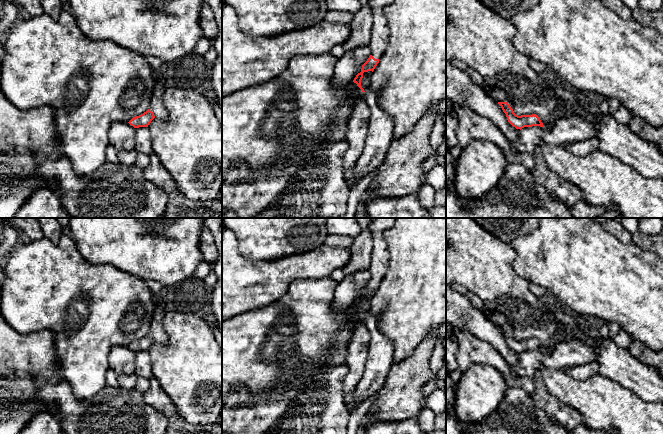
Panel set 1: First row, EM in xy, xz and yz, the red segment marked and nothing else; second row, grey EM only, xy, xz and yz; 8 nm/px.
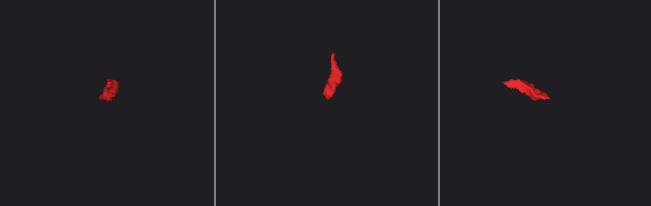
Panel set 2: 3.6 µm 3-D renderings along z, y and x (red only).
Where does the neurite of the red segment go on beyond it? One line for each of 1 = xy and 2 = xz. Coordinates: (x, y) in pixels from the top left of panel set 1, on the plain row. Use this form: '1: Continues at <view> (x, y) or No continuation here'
1: No continuation here
2: Continues at xz (380, 255)

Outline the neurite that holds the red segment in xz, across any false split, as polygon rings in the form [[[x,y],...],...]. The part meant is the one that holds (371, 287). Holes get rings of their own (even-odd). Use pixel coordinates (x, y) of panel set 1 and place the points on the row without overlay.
[[[373,218],[368,227],[372,233],[374,242],[373,250],[371,253],[371,263],[369,267],[371,279],[362,289],[361,296],[358,297],[353,304],[353,306],[357,308],[363,317],[365,316],[361,310],[363,297],[368,295],[373,296],[379,287],[379,283],[382,281],[386,274],[390,254],[383,234],[385,231],[394,226],[395,221],[396,218]]]

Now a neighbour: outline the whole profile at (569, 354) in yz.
[[[584,341],[560,343],[553,352],[540,350],[524,351],[517,364],[510,365],[512,372],[520,378],[533,378],[542,365],[547,368],[568,369],[595,361],[597,352]]]

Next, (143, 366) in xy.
[[[148,351],[137,352],[134,373],[138,377],[150,379],[153,377],[152,362]]]

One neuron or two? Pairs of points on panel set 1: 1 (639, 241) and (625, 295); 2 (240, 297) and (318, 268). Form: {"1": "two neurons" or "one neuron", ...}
{"1": "two neurons", "2": "one neuron"}

